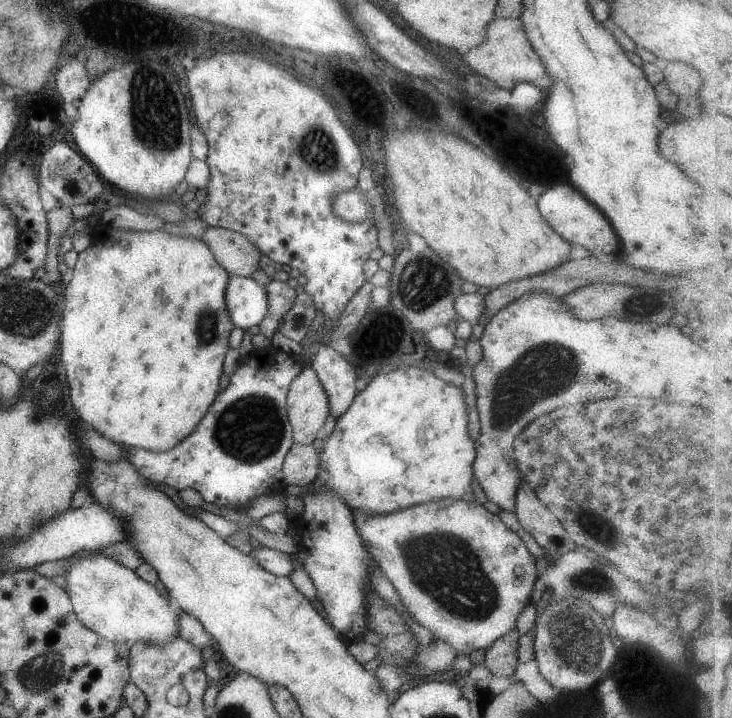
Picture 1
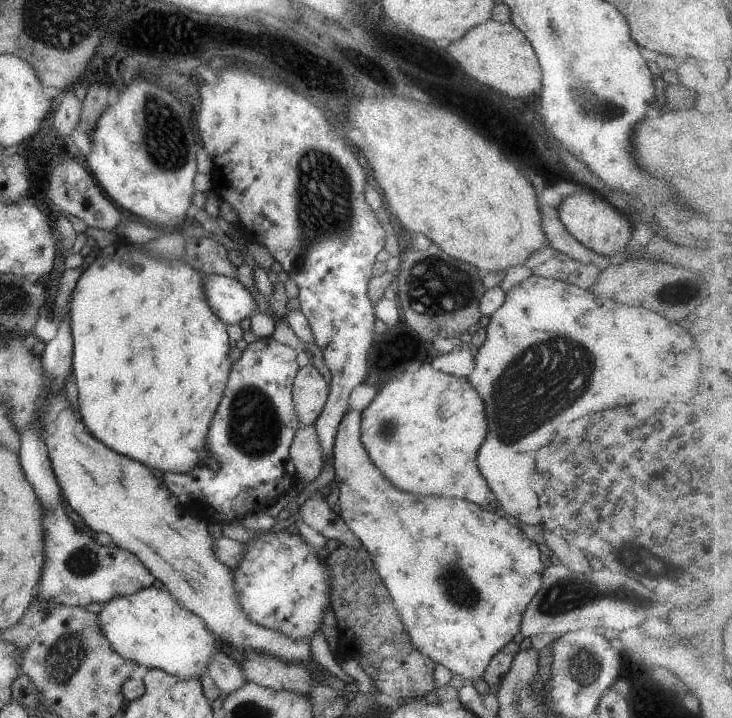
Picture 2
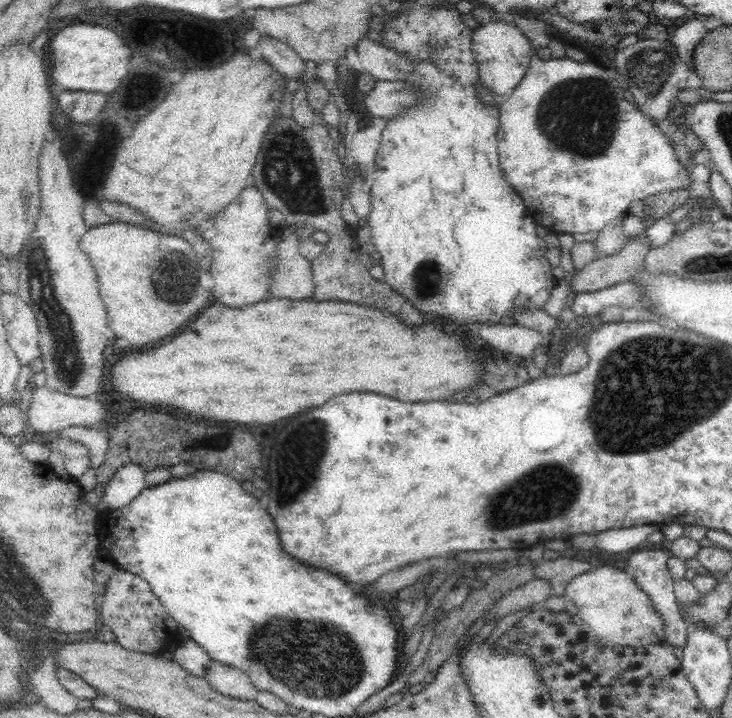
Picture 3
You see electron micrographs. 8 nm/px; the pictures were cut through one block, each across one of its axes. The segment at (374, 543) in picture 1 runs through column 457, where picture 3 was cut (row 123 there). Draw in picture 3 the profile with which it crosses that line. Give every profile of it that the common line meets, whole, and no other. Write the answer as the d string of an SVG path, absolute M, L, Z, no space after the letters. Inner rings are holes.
M537 56L531 58L528 68L525 70L522 80L513 88L508 99L499 101L500 130L498 130L498 156L500 156L500 168L506 182L520 194L525 207L535 222L548 231L568 234L586 234L586 232L601 231L611 220L625 214L634 201L642 202L647 196L678 190L688 189L691 182L691 174L682 165L674 152L672 143L656 124L652 124L629 99L629 95L620 87L614 79L613 71L605 69L594 62L578 62L569 58L542 60Z

